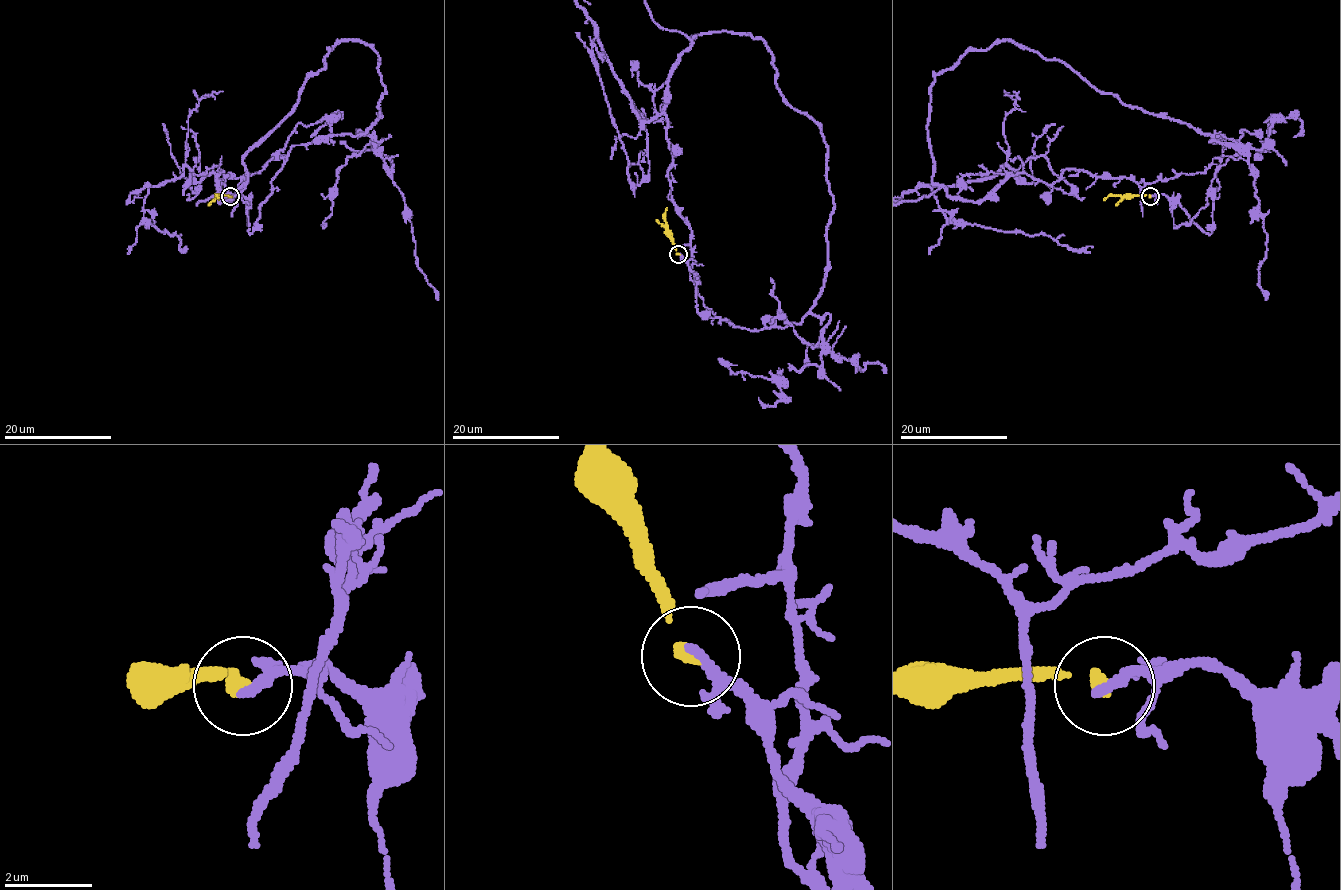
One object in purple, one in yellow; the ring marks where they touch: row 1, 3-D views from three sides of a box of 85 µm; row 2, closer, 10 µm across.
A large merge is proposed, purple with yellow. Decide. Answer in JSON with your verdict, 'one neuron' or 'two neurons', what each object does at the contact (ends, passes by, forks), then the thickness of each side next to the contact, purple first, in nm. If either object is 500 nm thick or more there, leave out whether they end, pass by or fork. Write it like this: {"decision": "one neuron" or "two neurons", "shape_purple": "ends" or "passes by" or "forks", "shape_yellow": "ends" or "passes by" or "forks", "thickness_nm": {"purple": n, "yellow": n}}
{"decision": "two neurons", "shape_purple": "passes by", "shape_yellow": "ends", "thickness_nm": {"purple": 200, "yellow": 280}}

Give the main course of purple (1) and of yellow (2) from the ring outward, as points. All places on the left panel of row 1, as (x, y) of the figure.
1: (231, 196), (251, 234), (291, 148), (379, 118), (372, 48), (328, 51), (235, 196)
2: (231, 196), (217, 196), (219, 200)

